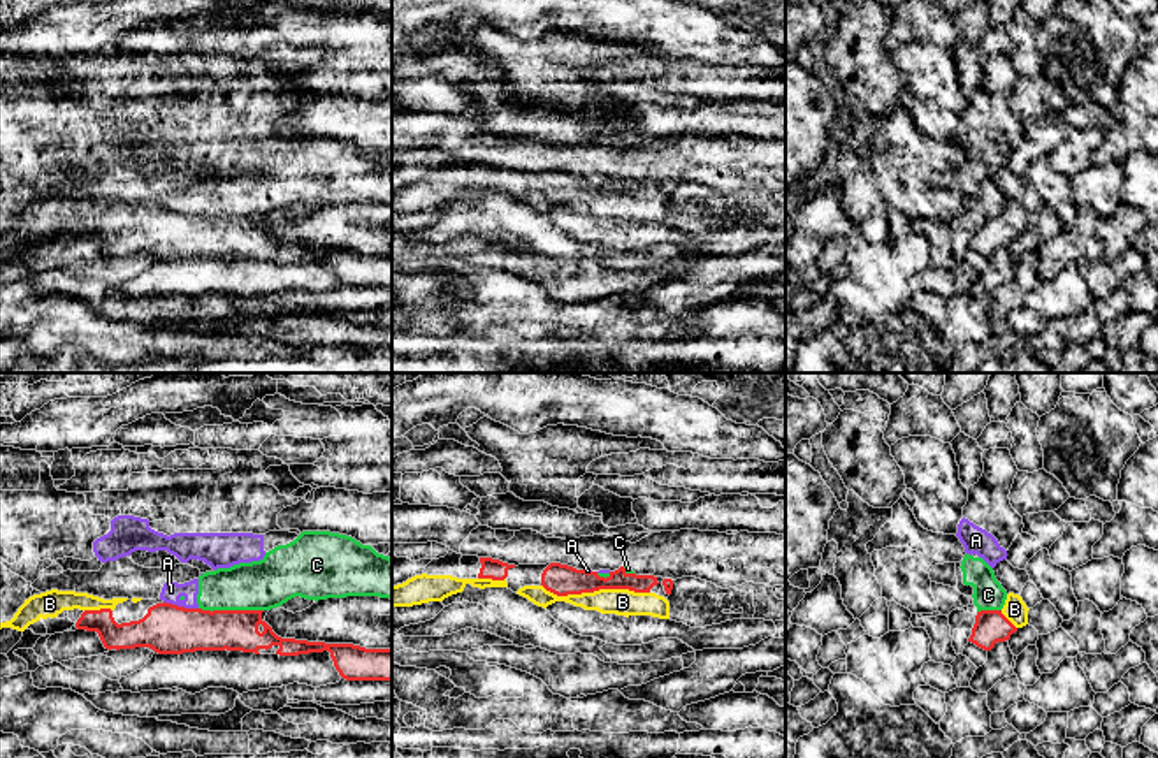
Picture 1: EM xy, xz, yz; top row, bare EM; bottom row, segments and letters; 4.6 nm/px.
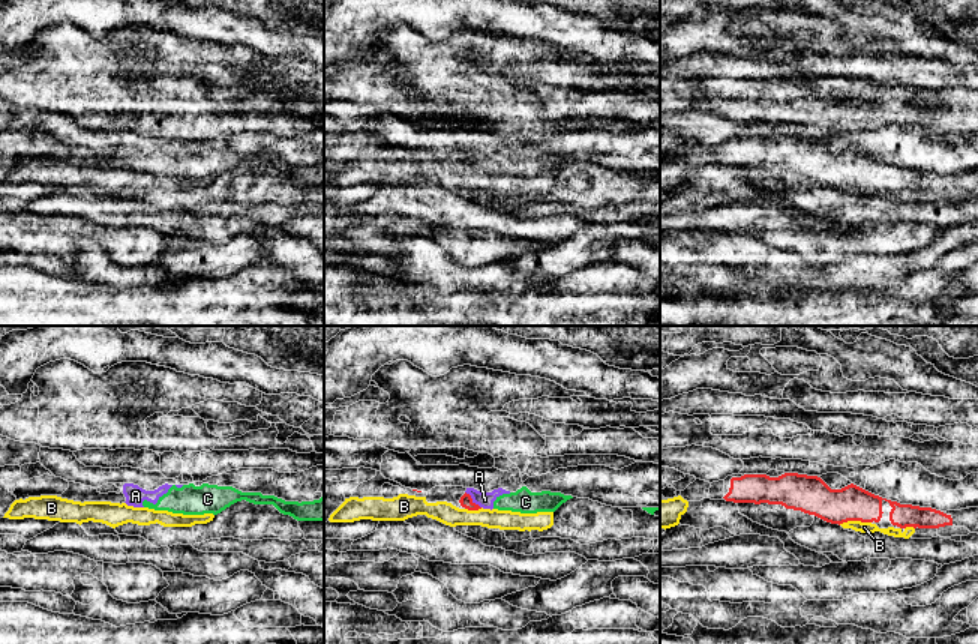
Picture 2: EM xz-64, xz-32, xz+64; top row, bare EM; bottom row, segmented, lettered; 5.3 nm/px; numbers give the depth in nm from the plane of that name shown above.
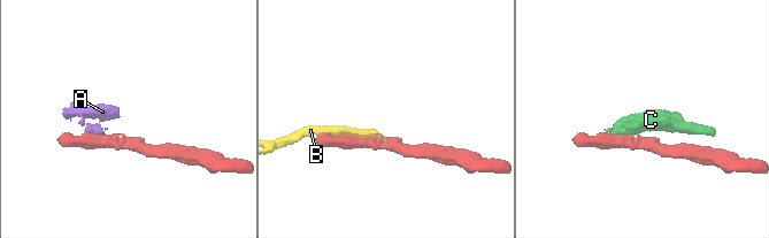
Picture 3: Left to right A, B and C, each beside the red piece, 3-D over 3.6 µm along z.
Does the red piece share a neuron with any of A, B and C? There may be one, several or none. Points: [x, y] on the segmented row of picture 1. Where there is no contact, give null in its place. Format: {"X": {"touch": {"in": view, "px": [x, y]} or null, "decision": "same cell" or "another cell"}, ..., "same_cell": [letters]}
{"A": {"touch": {"in": "xy", "px": [181, 607]}, "decision": "another cell"}, "B": {"touch": {"in": "xz", "px": [596, 590]}, "decision": "same cell"}, "C": {"touch": {"in": "xy", "px": [231, 611]}, "decision": "another cell"}, "same_cell": ["B"]}

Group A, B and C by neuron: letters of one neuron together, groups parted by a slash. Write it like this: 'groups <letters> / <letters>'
groups A C / B

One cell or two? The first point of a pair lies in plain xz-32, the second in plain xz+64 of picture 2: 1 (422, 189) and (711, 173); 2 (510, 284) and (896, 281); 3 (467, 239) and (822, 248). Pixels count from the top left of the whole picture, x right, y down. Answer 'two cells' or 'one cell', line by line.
1: one cell
2: one cell
3: one cell

